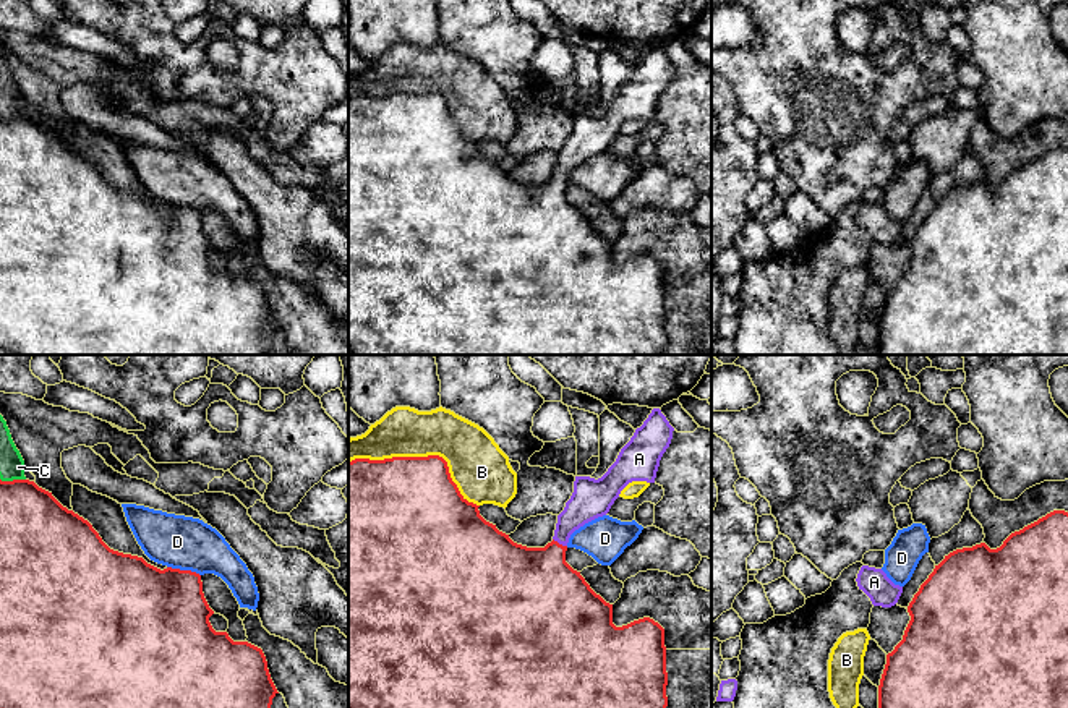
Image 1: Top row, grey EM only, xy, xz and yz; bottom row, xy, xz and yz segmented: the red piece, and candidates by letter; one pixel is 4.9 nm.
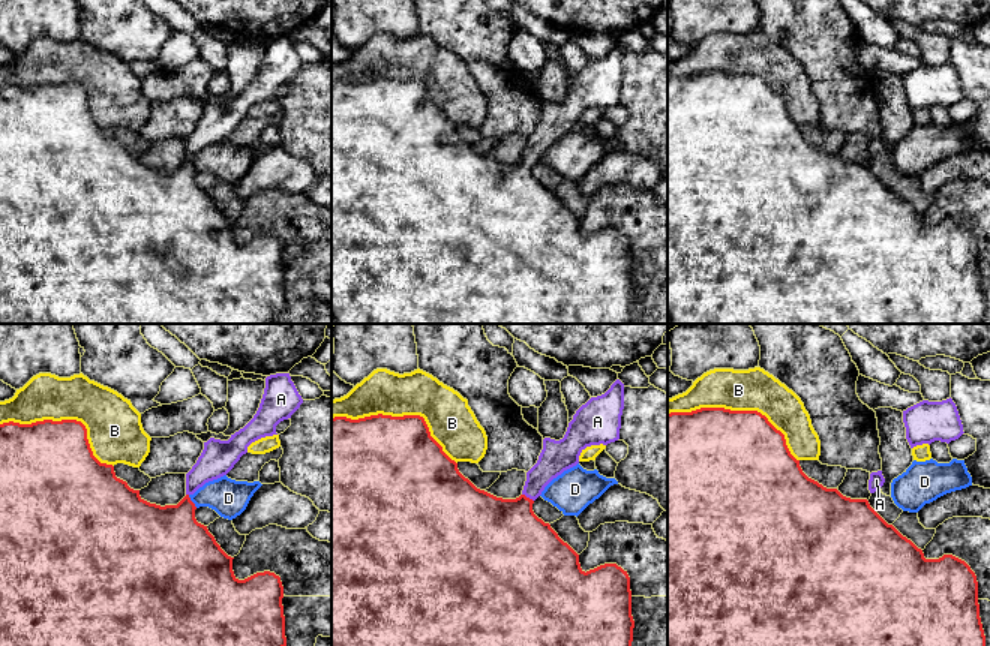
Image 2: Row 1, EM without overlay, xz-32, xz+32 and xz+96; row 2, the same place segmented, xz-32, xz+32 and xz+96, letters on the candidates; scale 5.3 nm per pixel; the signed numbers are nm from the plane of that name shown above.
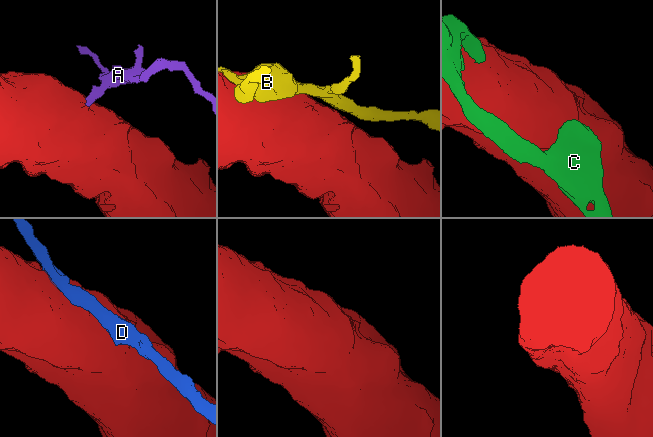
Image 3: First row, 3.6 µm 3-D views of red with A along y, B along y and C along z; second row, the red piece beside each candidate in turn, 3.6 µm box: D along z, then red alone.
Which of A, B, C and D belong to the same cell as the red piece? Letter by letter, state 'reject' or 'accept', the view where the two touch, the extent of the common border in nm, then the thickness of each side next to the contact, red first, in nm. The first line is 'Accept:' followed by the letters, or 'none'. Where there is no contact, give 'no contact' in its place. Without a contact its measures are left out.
Accept: A
A: accept; meets red in xz; contact 80 nm long; 400 nm thick on the red side, 180 nm on the other
B: reject; meets red in xz; contact 700 nm long; 500 nm thick on the red side, 260 nm on the other
C: reject; meets red in xy; contact 130 nm long; 340 nm thick on the red side, 130 nm on the other
D: reject; meets red in xy; contact 180 nm long; 460 nm thick on the red side, 260 nm on the other

